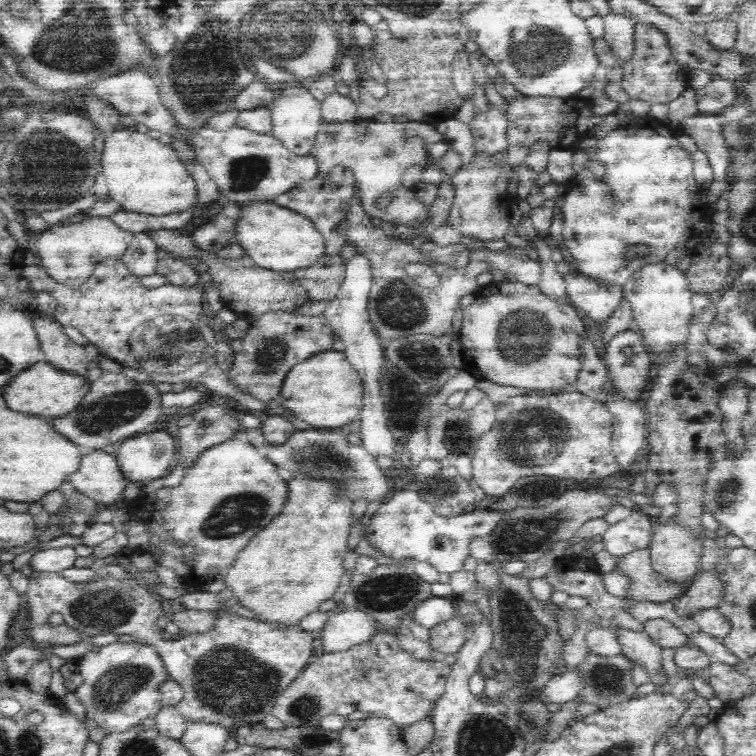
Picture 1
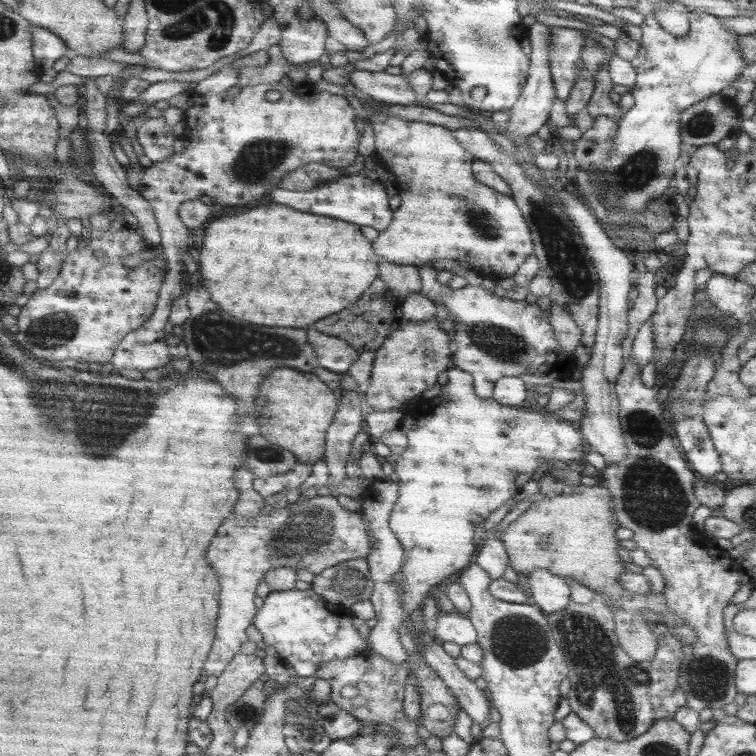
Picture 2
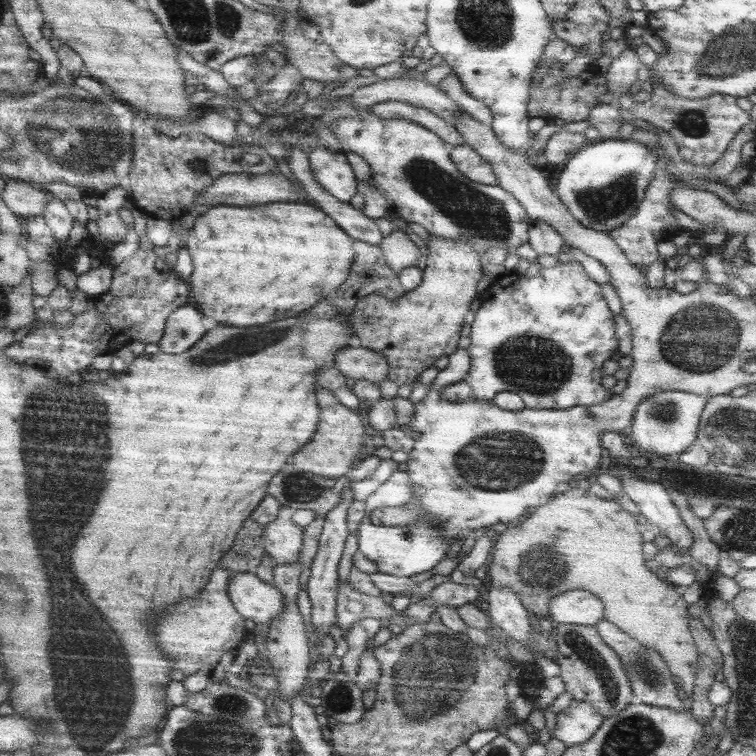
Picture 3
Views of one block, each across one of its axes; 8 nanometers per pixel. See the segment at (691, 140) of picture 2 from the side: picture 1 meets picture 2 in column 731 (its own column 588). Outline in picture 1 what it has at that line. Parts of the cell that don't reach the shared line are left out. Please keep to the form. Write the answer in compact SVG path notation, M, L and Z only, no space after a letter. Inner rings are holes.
M576 96L576 98L568 98L568 100L556 100L556 98L518 98L516 102L508 102L512 104L508 118L508 130L506 130L506 138L508 144L528 144L532 148L534 142L538 140L546 140L548 146L556 148L574 148L578 146L582 140L590 138L602 118L594 118L592 114L592 102L584 96Z

